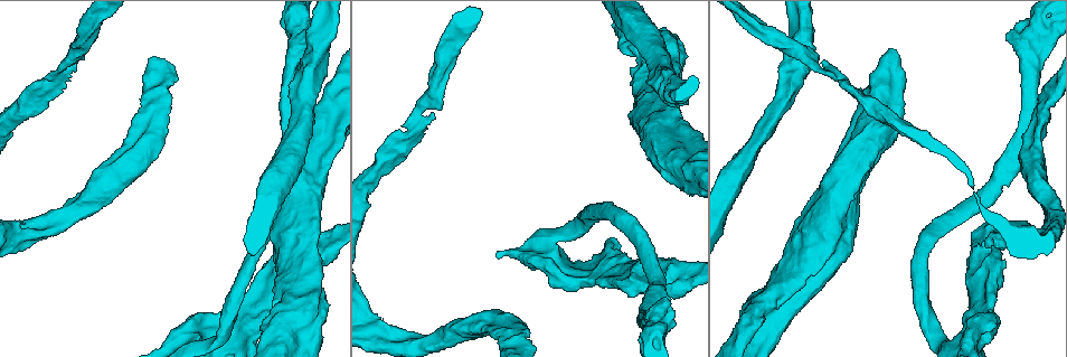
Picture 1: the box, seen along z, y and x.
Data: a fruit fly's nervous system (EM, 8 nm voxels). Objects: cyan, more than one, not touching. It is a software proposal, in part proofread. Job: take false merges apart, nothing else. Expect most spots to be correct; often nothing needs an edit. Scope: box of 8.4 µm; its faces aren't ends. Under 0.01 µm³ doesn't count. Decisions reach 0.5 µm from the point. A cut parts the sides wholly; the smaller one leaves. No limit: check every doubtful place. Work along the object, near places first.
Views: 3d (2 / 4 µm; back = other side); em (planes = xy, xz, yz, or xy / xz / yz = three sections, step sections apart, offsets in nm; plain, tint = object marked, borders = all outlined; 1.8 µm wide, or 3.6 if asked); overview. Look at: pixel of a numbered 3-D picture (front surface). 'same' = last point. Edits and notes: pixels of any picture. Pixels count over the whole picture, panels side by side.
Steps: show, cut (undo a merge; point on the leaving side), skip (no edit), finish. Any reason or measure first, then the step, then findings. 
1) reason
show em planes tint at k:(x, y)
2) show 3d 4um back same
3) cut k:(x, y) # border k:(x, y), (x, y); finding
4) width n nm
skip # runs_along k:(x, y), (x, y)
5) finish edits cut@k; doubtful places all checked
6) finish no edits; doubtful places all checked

thick turns thin
show em yz step 8 tint at 1:(803, 55)

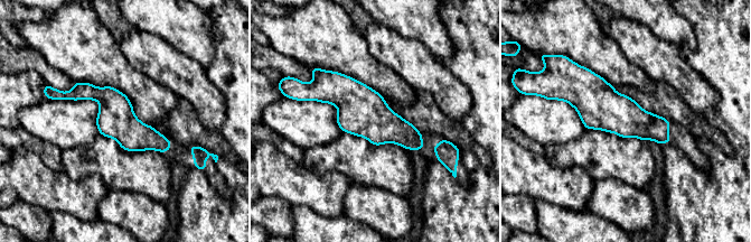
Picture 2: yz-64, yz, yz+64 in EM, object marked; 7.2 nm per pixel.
show em planes tint same

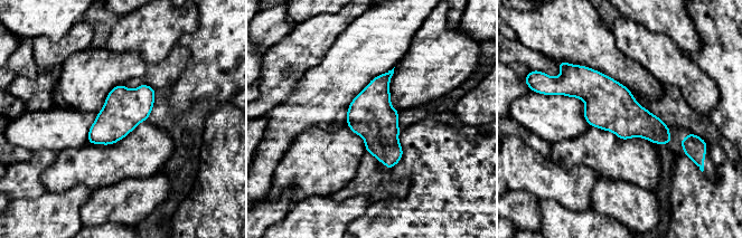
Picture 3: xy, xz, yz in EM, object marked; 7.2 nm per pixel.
width 300 nm
skip # one neuron here

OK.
calibre changes
show em 3.6um planes tint at 1:(684, 274)

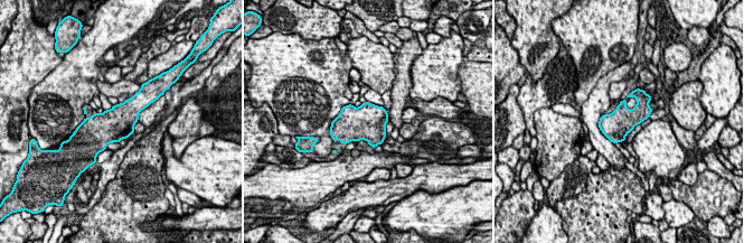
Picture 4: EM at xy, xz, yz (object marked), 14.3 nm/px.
skip # continuous, no second neuron

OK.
calibre changes
show 3d 4um at 1:(996, 265)

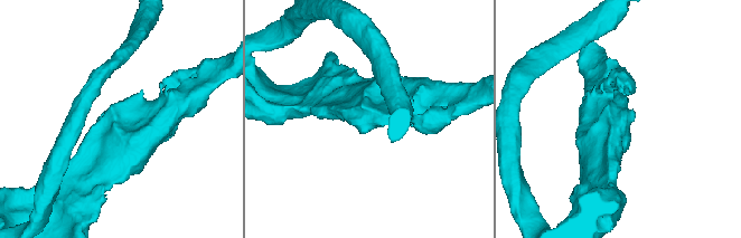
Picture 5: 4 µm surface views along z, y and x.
arms 3; arm_widths 320, 440, 500 nm
show em 3.6um planes tint at 5:(373, 115)

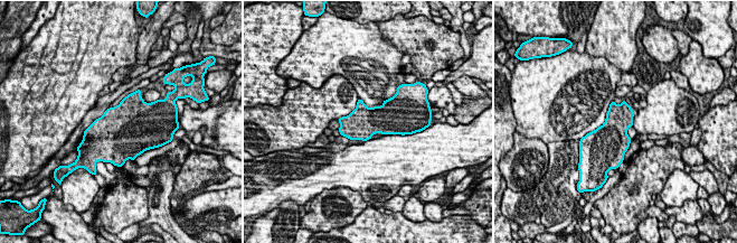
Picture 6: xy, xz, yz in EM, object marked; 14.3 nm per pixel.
skip # all the same neuron

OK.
sudden change in width
show em planes tint at 1:(207, 334)

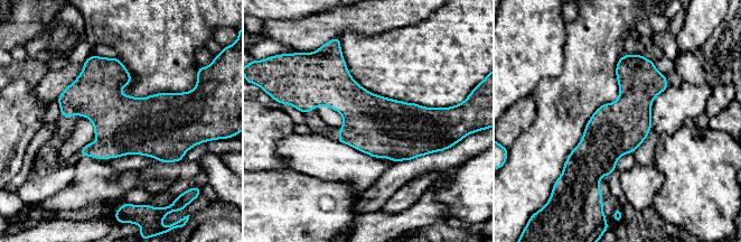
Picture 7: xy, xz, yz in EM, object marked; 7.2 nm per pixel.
width 380 nm
skip # runs_along 7:(631, 57), (631, 112), (596, 186); continuous, no second neuron

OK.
abrupt turn
show em 3.6um planes borders at 1:(297, 38)

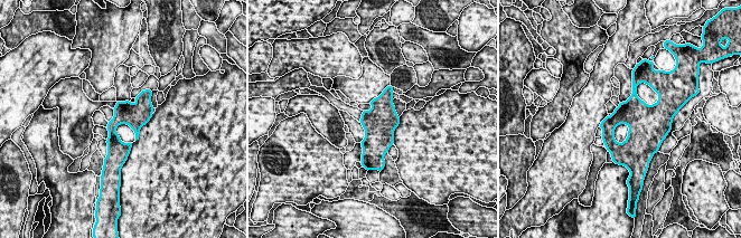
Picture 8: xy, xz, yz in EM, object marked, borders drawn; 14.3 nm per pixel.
width 320 nm
skip # all the same neuron

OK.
finish no edits; doubtful places all checked

